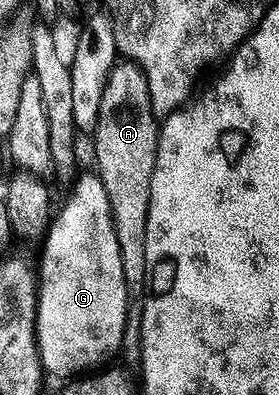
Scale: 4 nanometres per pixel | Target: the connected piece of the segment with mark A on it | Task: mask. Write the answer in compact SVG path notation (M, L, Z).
M119 61L114 64L112 73L104 85L104 97L100 99L98 123L94 126L94 163L96 174L108 193L108 205L112 209L112 221L116 229L116 241L120 241L120 261L124 261L124 281L130 295L130 306L126 309L126 332L122 338L121 354L126 354L130 363L137 364L142 358L142 304L148 290L148 276L144 261L144 237L148 237L148 205L152 193L152 173L156 165L156 149L160 130L159 116L154 114L148 93L148 81L136 64Z

